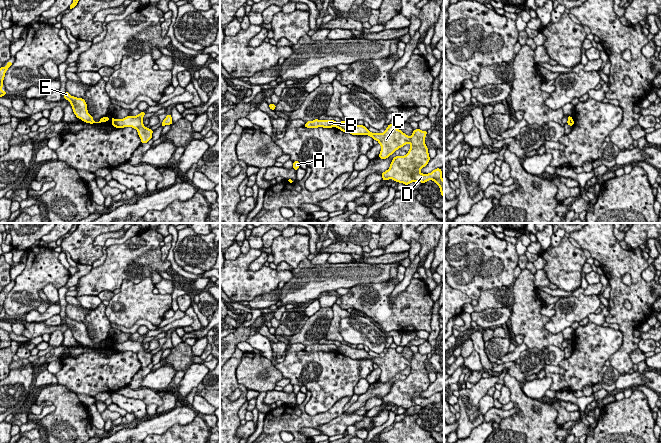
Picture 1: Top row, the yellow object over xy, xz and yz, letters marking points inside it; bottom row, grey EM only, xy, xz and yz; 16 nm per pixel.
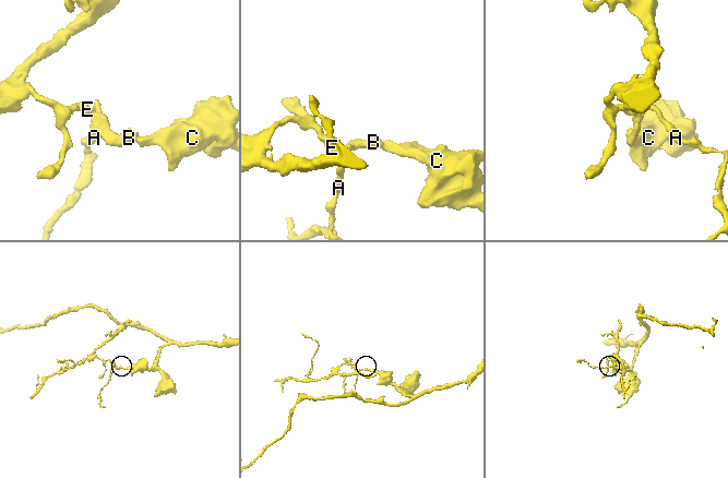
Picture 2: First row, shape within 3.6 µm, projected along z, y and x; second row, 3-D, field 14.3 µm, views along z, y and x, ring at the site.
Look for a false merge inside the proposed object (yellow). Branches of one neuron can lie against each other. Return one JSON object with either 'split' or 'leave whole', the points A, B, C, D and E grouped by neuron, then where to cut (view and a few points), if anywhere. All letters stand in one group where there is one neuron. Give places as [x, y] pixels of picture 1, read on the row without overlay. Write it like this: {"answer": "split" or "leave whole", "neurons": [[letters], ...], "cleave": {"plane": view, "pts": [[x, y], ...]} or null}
{"answer": "split", "neurons": [["A", "B", "E"], ["C", "D"]], "cleave": {"plane": "xz", "pts": [[338, 347], [336, 351]]}}

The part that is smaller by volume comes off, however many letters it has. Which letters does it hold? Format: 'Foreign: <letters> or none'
Foreign: A, B, E

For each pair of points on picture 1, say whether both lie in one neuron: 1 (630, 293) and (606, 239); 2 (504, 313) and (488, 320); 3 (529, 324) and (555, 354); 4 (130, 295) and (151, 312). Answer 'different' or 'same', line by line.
1: same
2: same
3: different
4: same

